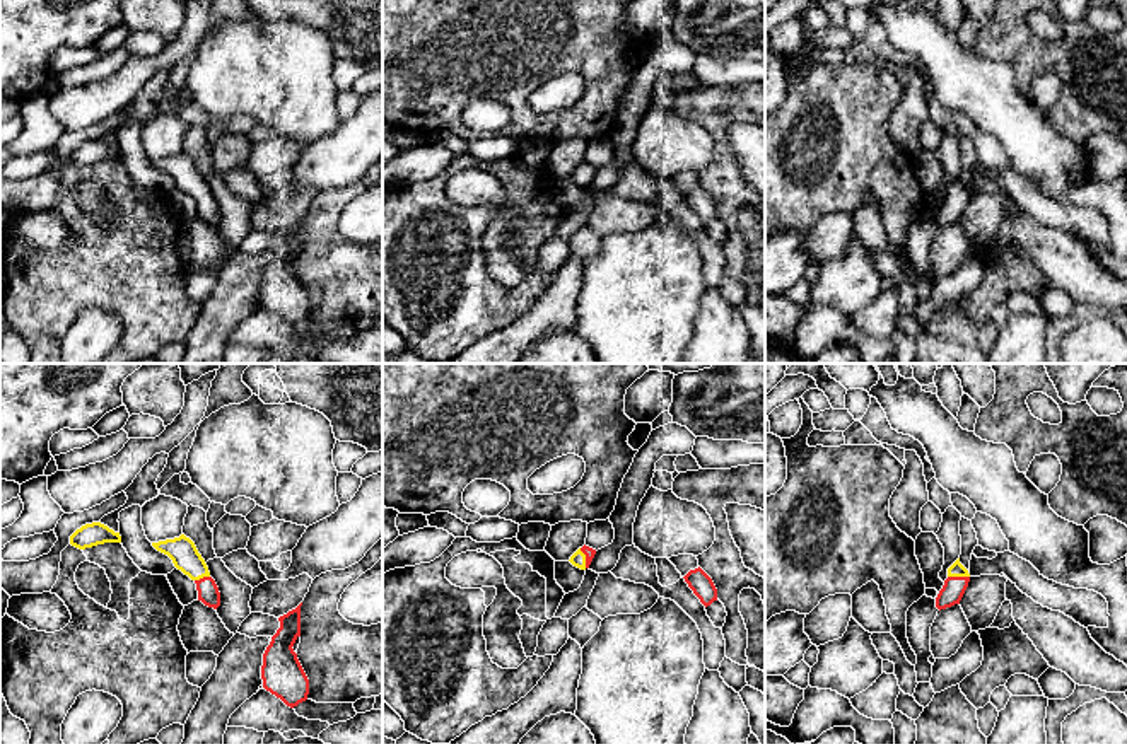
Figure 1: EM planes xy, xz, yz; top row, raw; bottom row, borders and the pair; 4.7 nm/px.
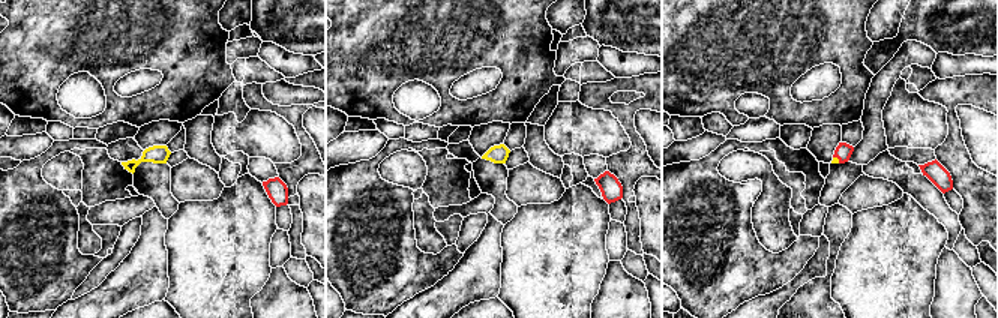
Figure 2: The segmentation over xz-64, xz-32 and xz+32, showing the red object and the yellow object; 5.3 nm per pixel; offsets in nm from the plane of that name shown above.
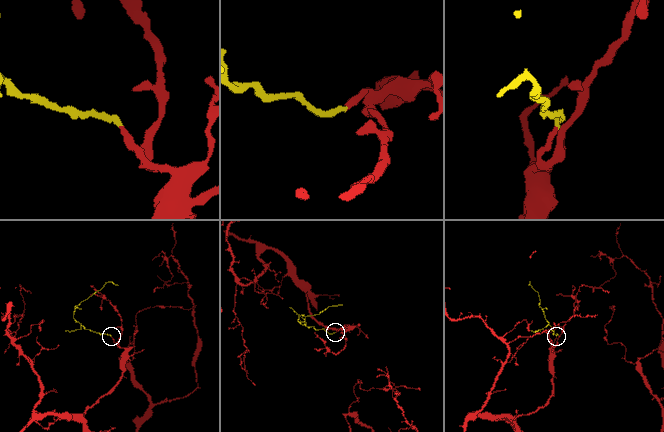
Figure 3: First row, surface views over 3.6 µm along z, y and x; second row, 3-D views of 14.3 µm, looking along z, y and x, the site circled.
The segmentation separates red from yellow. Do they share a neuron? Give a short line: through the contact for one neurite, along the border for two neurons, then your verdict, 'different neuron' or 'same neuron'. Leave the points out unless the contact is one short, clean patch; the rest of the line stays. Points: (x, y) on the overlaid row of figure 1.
line yz (953, 589), (958, 577), (957, 569); same neuron

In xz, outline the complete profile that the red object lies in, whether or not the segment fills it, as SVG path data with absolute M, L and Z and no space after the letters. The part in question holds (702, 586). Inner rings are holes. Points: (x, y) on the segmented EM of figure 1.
M700 567L690 570L683 578L705 607L717 601L714 582Z

